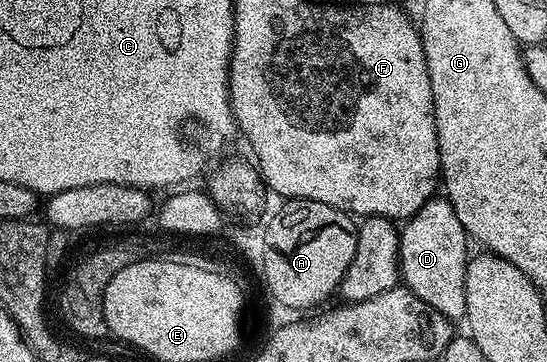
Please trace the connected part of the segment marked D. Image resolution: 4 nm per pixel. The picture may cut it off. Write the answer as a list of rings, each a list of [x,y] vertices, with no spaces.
[[[442,195],[426,201],[424,207],[401,226],[398,238],[401,284],[451,323],[458,323],[466,316],[466,241],[468,235],[460,223],[460,215],[456,215],[452,202]]]

